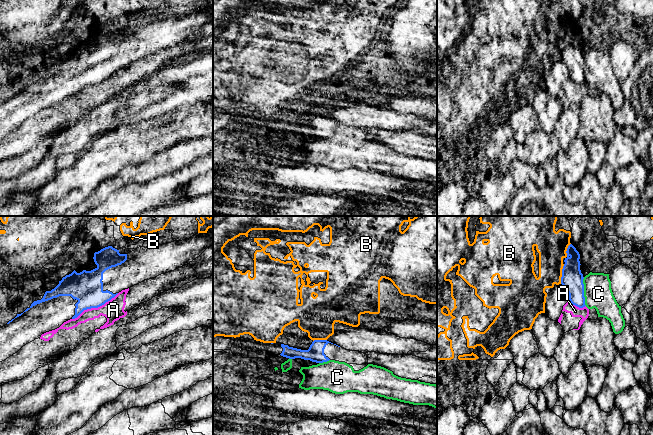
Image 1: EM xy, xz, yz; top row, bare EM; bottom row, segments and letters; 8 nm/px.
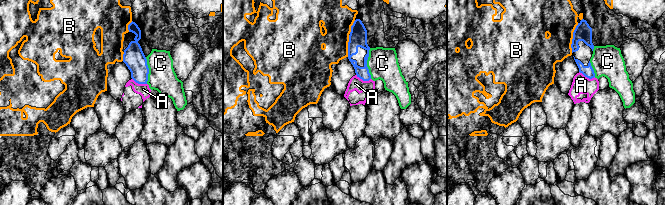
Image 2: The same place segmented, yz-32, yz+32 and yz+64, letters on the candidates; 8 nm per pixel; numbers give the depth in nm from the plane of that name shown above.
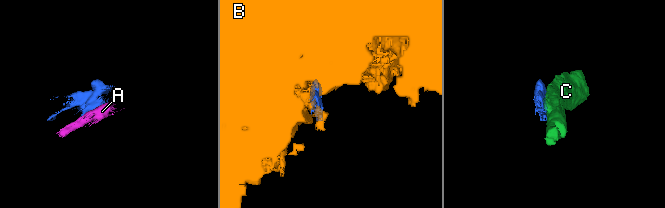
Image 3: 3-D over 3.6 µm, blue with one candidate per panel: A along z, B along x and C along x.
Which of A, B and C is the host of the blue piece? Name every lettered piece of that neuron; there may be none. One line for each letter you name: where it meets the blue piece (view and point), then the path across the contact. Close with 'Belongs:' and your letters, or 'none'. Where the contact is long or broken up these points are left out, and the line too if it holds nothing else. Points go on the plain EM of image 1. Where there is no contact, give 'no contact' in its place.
C: yz (583, 67)
Belongs: C

